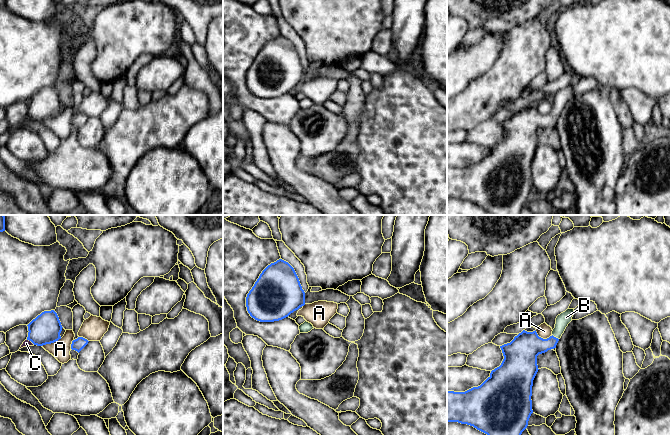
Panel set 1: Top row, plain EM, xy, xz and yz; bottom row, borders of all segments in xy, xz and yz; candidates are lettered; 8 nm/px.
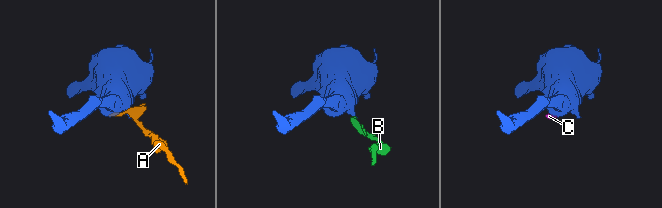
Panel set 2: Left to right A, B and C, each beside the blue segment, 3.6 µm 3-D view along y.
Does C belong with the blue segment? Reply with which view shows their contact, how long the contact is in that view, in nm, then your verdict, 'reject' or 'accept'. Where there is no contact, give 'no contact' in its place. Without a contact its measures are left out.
contact in xy; length 80 nm; reject

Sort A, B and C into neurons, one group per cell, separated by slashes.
A C / B

